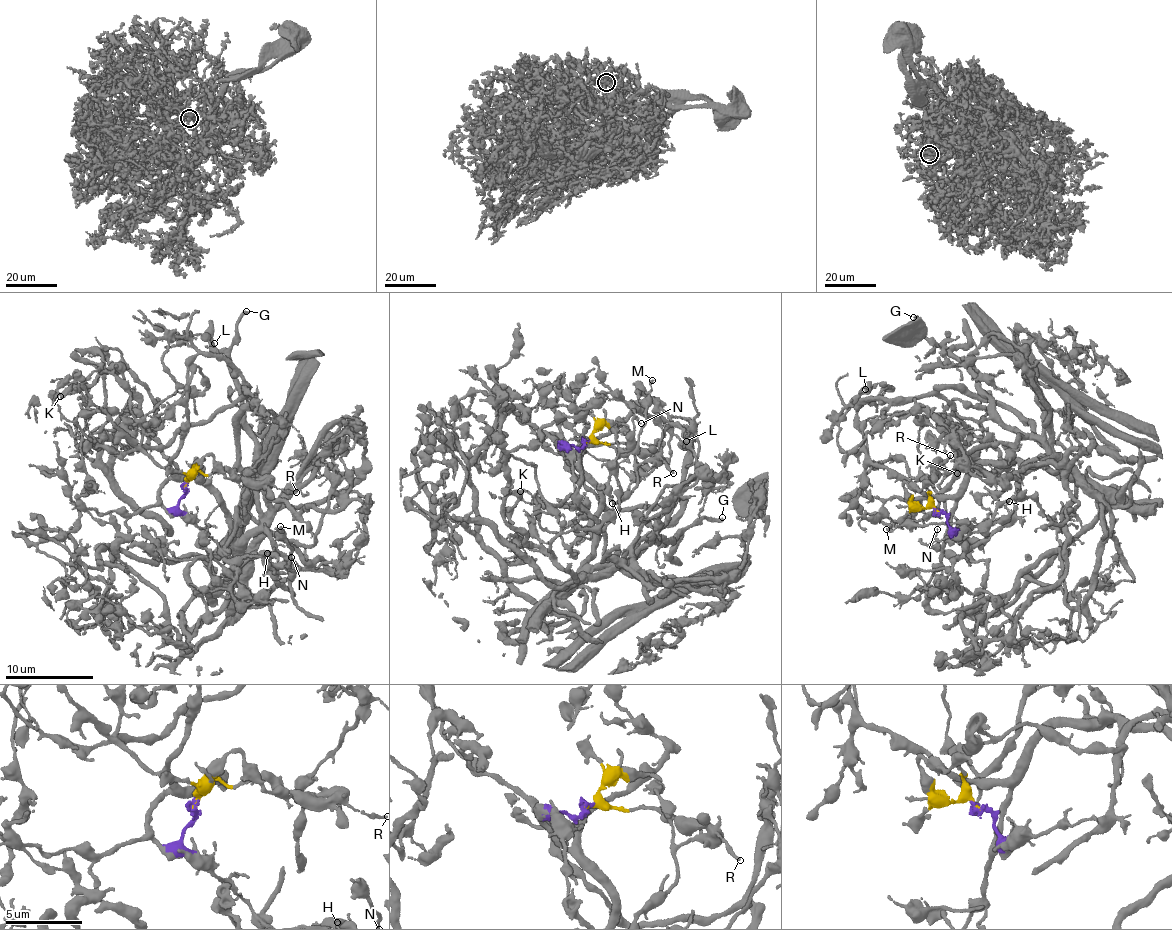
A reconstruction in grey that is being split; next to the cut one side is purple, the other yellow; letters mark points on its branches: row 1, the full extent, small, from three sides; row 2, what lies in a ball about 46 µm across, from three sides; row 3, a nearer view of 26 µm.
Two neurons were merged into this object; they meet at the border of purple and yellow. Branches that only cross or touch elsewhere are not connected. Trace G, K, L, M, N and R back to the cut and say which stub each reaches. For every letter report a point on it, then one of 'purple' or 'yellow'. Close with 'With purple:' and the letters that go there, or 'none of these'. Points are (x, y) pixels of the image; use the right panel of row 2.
G: place (913, 317); purple
K: place (957, 473); purple
L: place (865, 389); purple
M: place (886, 529); yellow
N: place (937, 529); yellow
R: place (950, 455); yellow
With purple: G, K, L

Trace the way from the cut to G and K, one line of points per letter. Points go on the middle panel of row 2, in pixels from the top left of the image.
G: (585, 443), (556, 442), (599, 493), (586, 565), (630, 560), (640, 543), (672, 544), (704, 517), (722, 517)
K: (585, 443), (556, 442), (599, 493), (585, 531), (573, 527), (579, 505), (546, 505), (520, 491)

